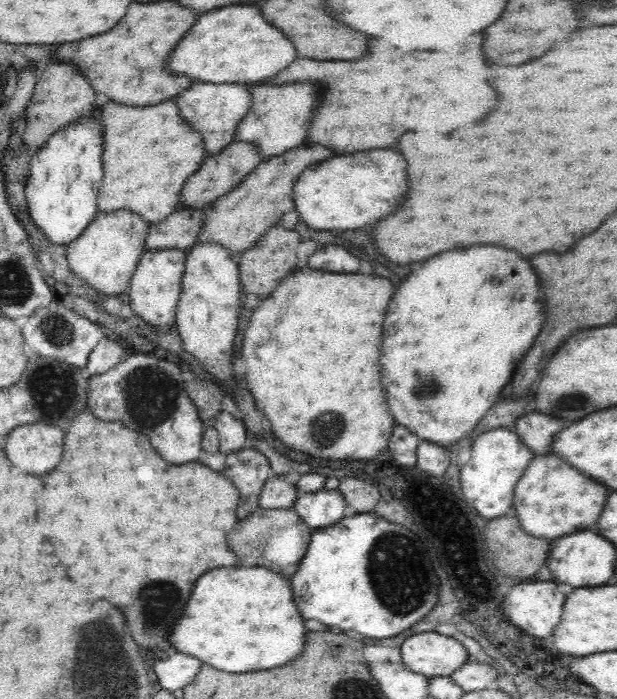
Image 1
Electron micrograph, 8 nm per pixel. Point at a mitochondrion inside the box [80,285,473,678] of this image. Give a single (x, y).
(396, 582)

